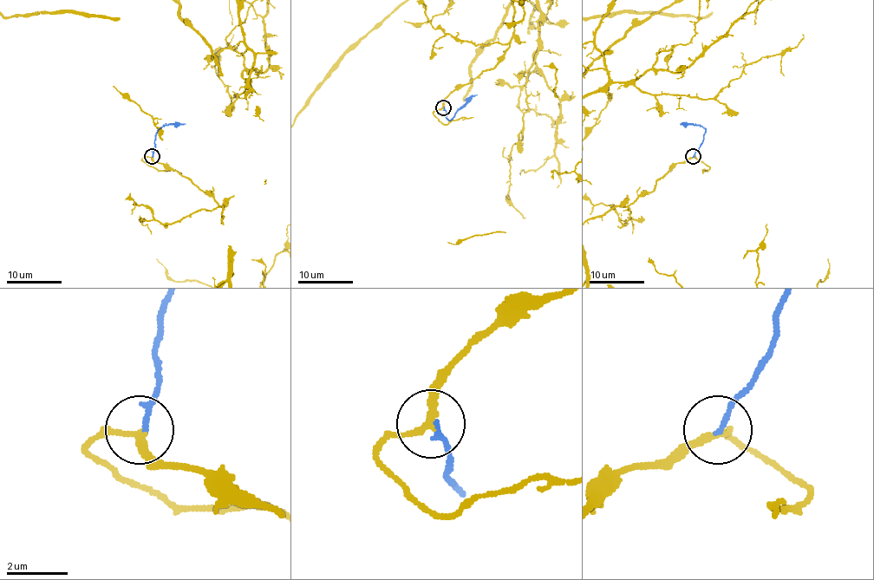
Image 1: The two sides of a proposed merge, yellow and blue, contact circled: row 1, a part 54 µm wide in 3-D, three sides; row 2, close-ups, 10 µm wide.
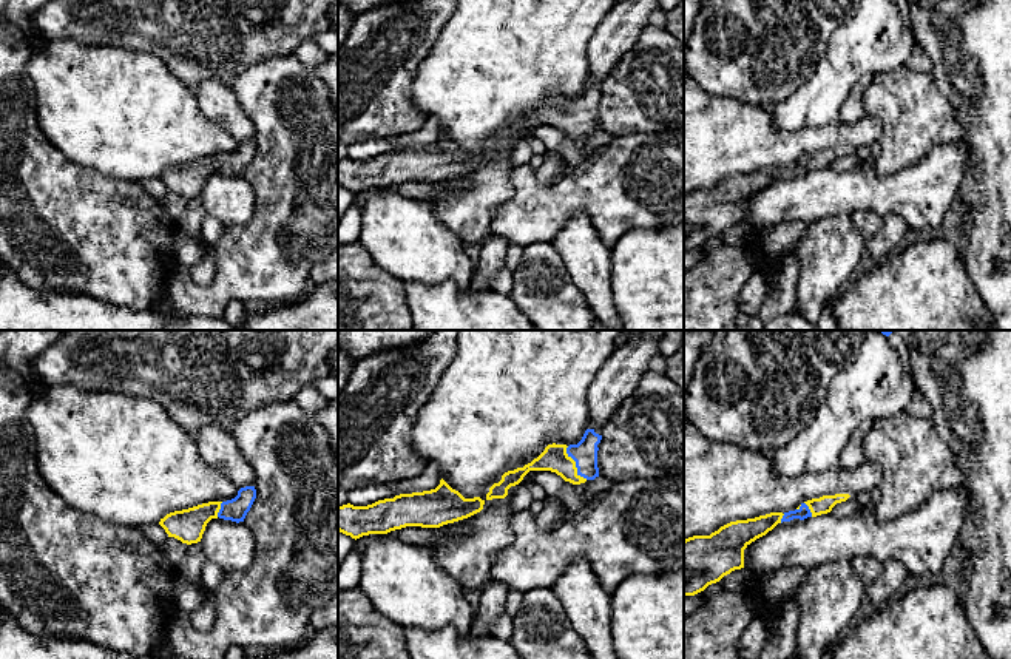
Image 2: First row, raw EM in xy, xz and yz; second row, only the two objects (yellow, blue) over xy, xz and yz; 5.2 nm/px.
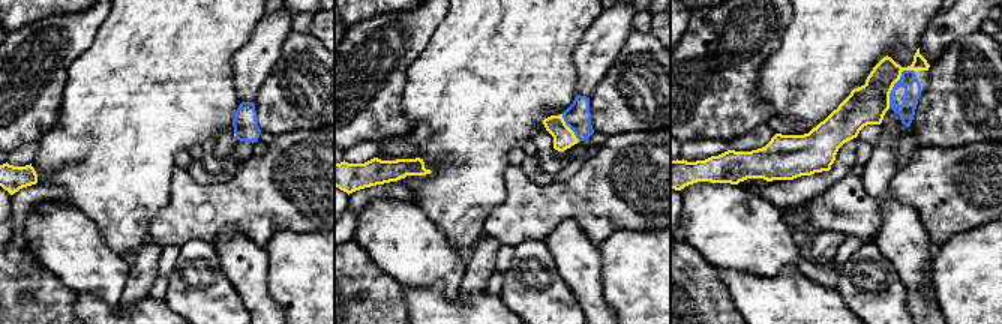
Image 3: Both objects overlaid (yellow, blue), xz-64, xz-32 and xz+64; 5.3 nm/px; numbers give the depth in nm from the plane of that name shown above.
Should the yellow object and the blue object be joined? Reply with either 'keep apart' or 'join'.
join

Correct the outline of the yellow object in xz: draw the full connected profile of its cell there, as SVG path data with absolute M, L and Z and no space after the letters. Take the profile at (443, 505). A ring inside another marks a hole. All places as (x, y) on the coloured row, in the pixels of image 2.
M441 478L431 491L400 494L367 506L338 506L338 531L357 540L406 526L440 528L480 512L483 505L480 497L465 498Z

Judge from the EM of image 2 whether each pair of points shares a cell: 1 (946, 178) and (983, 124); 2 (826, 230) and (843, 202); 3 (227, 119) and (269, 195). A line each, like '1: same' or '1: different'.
1: different
2: different
3: different

